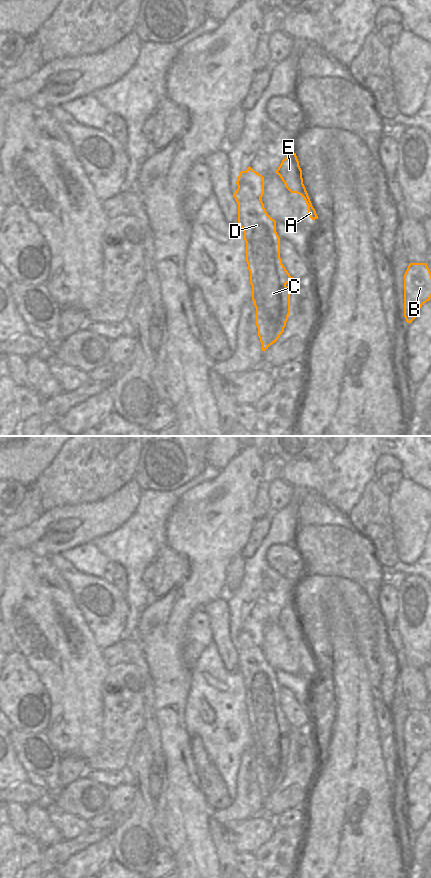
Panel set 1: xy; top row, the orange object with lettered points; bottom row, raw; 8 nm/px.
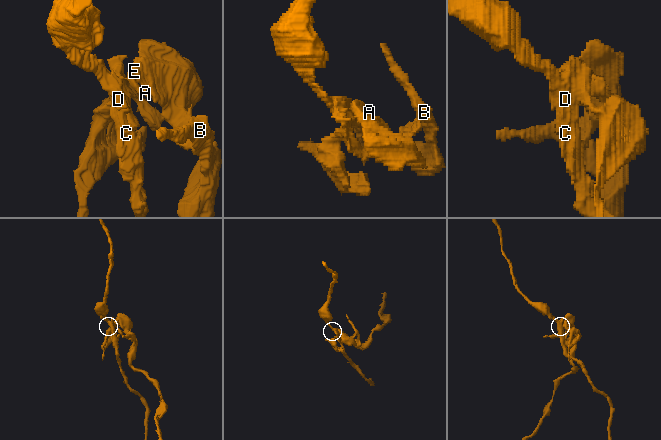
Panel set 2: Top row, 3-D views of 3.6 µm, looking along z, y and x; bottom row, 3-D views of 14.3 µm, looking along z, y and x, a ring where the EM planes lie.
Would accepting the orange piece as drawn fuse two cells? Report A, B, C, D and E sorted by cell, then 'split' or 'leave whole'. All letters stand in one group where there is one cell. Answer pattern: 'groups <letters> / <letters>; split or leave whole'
groups A B E / C D; split

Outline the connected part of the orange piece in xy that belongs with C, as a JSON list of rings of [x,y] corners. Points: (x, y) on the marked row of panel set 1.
[[[241,171],[236,182],[238,188],[233,196],[238,204],[238,224],[244,232],[246,242],[246,262],[250,272],[250,284],[252,286],[252,300],[256,308],[256,326],[258,336],[262,344],[262,351],[268,349],[284,332],[288,316],[290,314],[290,292],[287,283],[293,283],[296,279],[291,277],[280,258],[280,238],[276,232],[276,221],[266,212],[262,199],[257,197],[250,183],[246,180],[246,171]]]

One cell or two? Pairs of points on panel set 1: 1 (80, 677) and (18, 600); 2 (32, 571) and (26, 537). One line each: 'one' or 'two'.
1: one
2: two

